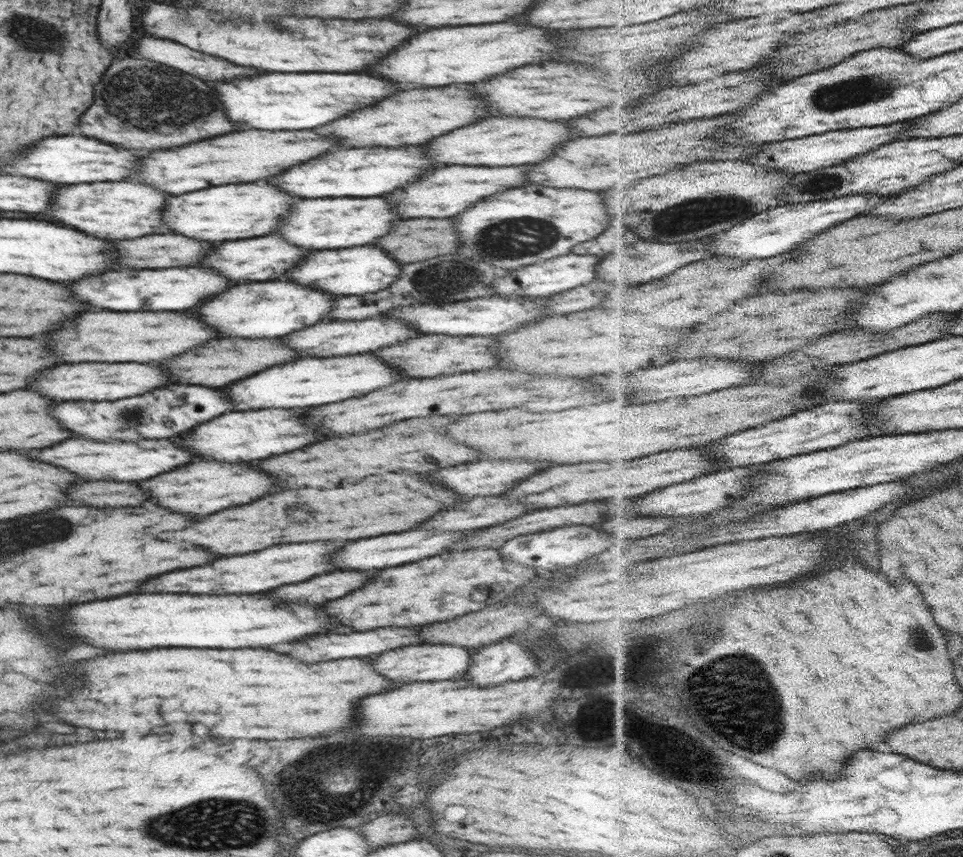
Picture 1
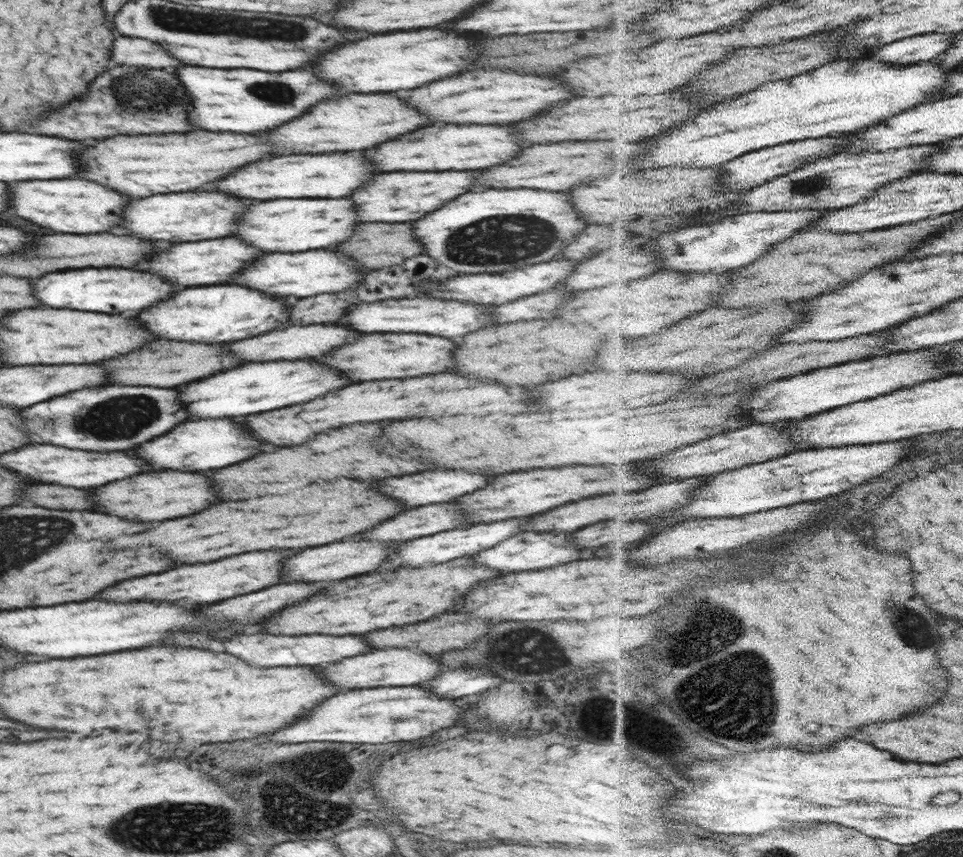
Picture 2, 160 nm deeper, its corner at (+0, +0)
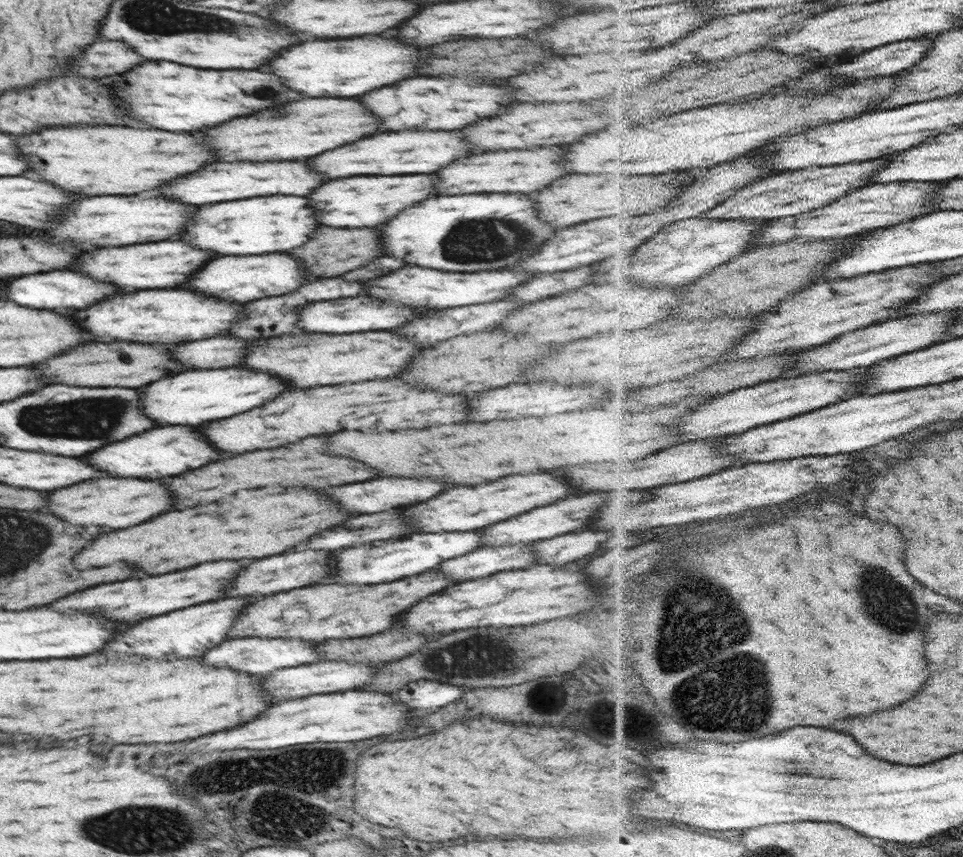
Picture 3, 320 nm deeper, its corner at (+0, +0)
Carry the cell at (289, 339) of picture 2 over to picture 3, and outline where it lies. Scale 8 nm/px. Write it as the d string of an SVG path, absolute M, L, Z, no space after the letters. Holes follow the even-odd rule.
M210 338L200 342L176 344L172 356L184 364L184 368L228 368L238 364L244 356L248 342L240 338Z

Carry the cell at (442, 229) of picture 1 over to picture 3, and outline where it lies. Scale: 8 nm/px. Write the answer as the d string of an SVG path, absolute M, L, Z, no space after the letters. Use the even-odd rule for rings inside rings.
M320 226L318 234L314 238L310 238L310 242L306 242L306 246L300 246L298 250L290 250L286 254L294 254L294 258L298 258L306 266L310 276L332 278L332 276L342 276L350 270L360 268L360 266L366 266L374 258L382 256L382 252L378 248L378 242L376 242L376 236L378 236L378 228L334 230L334 228Z

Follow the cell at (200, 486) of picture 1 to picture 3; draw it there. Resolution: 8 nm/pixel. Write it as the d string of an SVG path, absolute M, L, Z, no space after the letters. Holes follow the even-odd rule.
M100 478L80 482L78 486L66 486L62 490L52 490L48 494L48 506L42 512L82 526L96 524L108 528L128 528L166 512L170 506L172 498L160 482L148 482L138 478Z

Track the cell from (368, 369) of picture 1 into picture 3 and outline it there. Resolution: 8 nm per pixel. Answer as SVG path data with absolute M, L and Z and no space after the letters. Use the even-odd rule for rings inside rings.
M218 368L188 370L170 378L162 378L160 382L152 382L150 386L142 386L138 390L142 390L142 412L156 424L198 426L208 420L230 418L234 414L262 406L268 400L274 400L278 394L290 390L290 386L262 372L242 368Z

